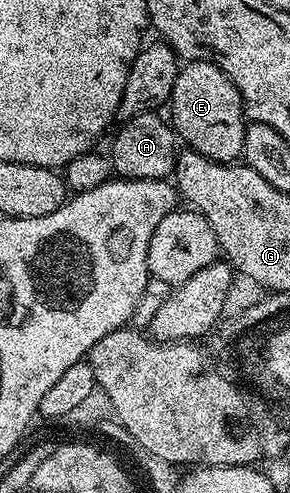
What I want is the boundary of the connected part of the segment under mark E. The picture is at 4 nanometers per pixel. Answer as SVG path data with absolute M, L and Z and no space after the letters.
M206 59L186 62L175 77L172 107L171 126L188 150L198 151L216 163L236 163L242 158L247 122L245 106L241 103L239 89L235 89L221 67L208 63Z

